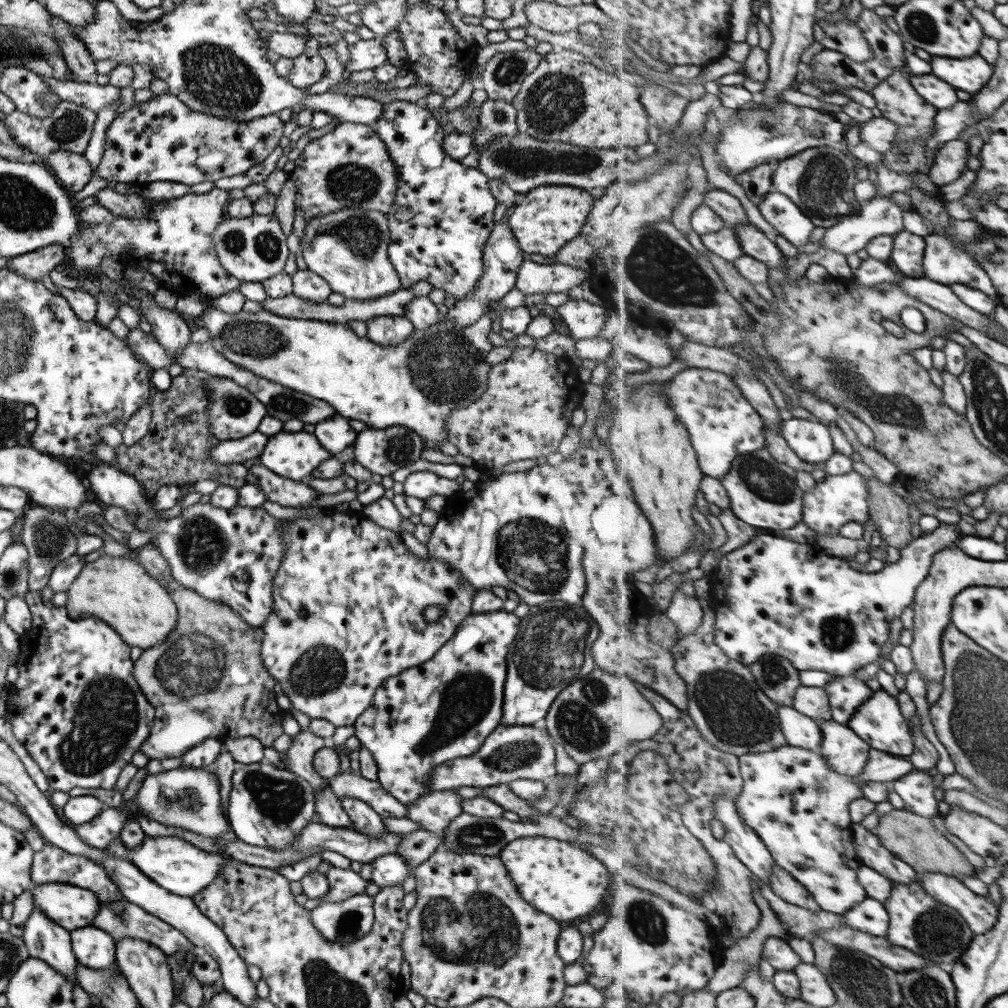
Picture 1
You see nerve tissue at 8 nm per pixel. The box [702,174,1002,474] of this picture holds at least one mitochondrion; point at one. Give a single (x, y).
(842, 375)

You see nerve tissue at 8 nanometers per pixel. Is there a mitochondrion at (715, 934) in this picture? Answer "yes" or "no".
no

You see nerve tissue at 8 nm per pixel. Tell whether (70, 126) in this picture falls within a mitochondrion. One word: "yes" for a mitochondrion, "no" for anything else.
yes

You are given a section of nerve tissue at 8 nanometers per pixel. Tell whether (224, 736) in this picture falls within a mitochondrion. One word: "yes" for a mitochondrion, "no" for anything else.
no

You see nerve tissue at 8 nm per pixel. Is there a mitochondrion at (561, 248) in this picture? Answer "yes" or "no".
no

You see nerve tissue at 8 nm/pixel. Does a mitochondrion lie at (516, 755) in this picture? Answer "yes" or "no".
yes

